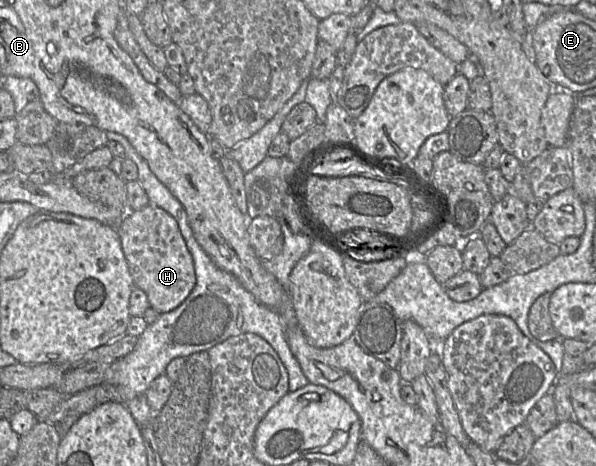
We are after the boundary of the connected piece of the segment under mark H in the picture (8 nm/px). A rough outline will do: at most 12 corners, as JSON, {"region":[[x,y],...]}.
{"region":[[147,205],[116,229],[134,285],[161,314],[194,288],[177,221]]}

